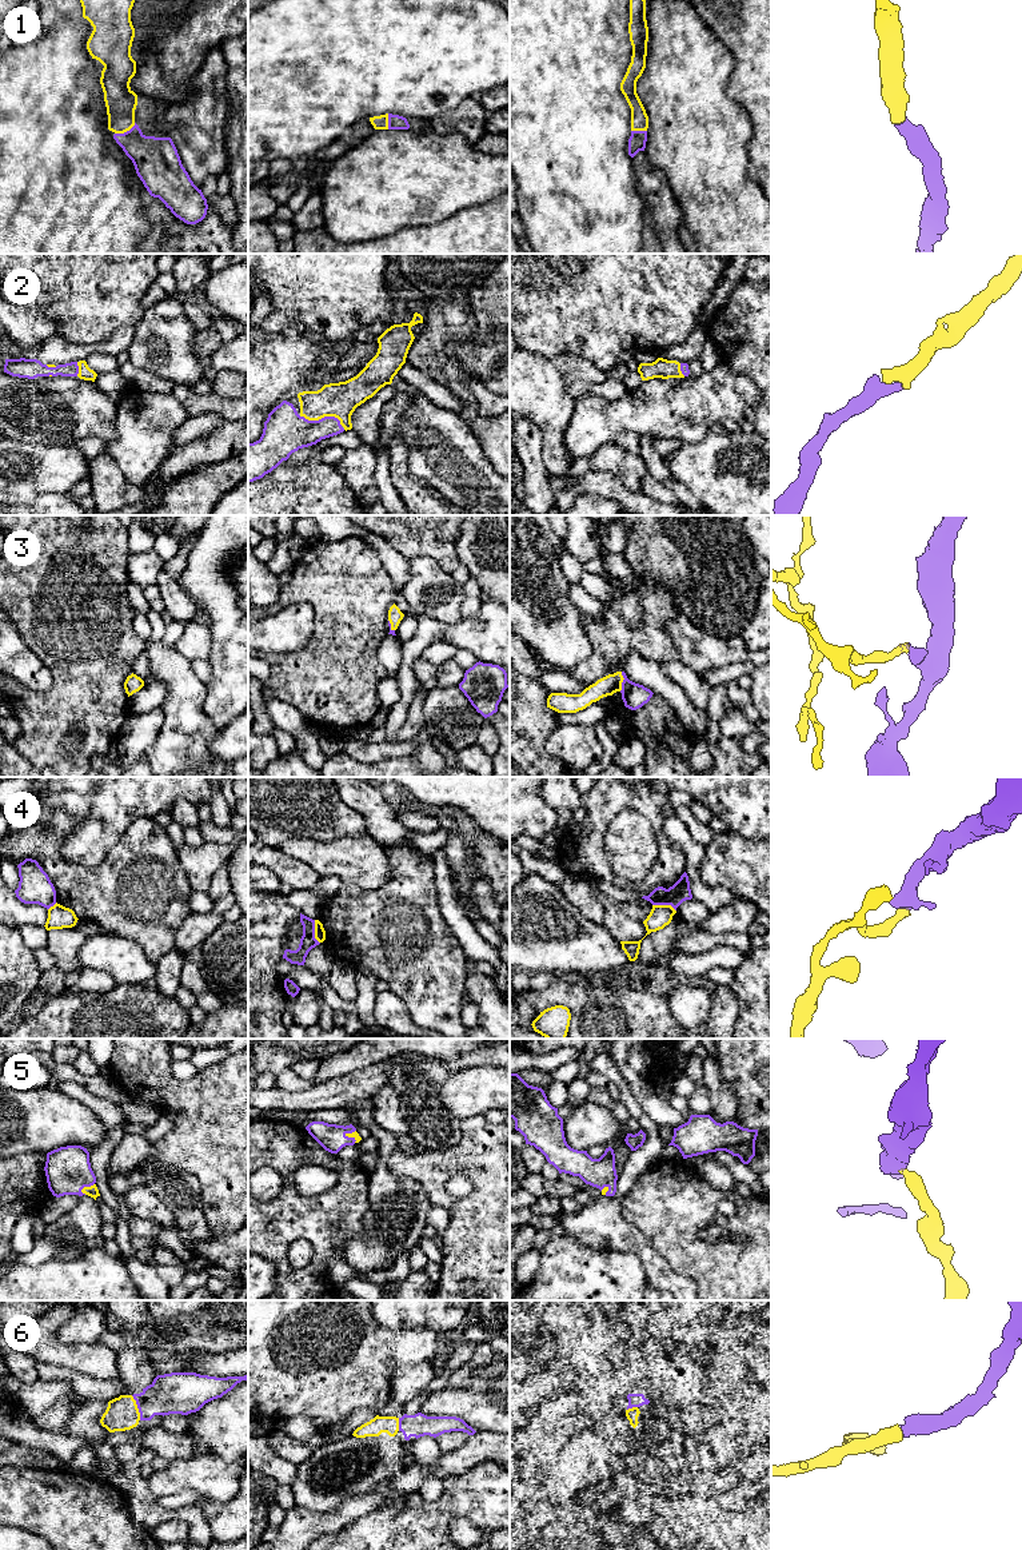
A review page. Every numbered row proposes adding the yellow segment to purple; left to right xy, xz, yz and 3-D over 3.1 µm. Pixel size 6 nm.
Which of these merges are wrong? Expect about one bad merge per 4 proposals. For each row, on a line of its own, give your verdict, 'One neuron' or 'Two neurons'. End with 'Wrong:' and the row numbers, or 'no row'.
1: One neuron
2: One neuron
3: One neuron
4: Two neurons
5: One neuron
6: One neuron
Wrong: 4

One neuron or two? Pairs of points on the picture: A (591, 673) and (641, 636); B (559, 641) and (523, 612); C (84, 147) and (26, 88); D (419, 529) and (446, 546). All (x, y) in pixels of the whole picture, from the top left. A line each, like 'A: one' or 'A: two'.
A: one
B: one
C: one
D: one

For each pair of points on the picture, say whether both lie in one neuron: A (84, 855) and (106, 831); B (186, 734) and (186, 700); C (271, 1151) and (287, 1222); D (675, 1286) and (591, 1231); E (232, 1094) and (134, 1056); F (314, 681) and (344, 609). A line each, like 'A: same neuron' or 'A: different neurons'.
A: same neuron
B: same neuron
C: same neuron
D: same neuron
E: same neuron
F: same neuron

